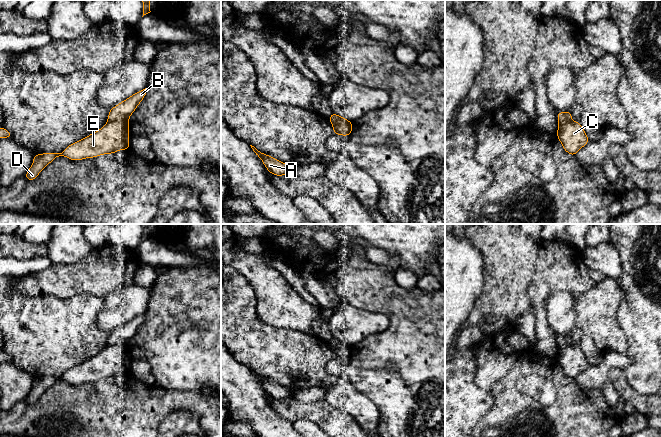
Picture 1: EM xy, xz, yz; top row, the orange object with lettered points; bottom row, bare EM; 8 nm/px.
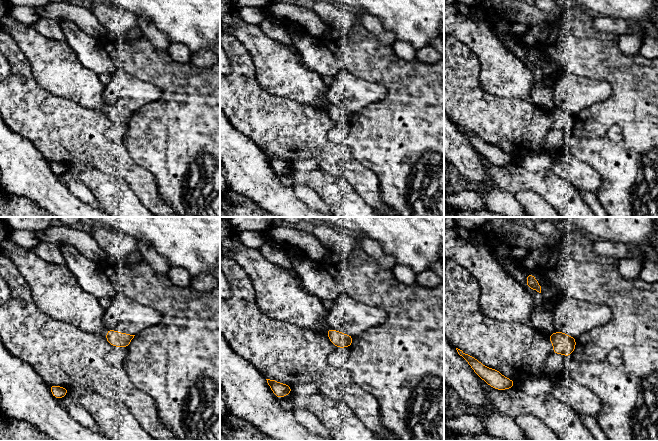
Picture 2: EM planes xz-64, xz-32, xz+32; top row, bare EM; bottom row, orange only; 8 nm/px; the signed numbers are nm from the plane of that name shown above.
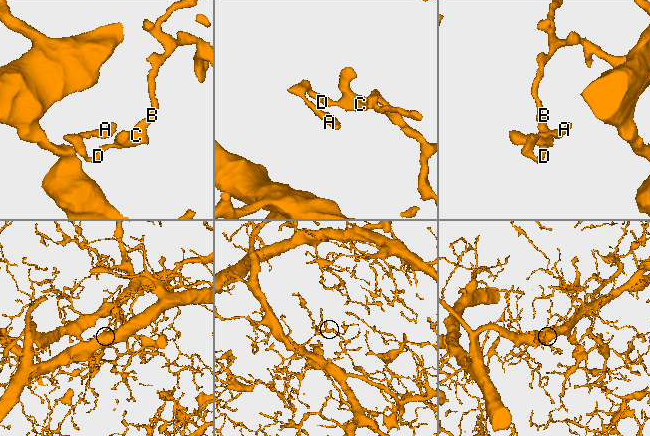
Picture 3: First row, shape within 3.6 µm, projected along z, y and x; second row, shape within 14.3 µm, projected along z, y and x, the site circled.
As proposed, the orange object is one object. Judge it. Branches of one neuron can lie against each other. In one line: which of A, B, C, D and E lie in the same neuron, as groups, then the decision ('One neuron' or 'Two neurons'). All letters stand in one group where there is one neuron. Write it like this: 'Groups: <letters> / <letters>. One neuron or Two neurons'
Groups: A C D E / B. Two neurons

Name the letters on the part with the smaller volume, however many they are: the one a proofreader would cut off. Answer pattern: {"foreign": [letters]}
{"foreign": ["A", "C", "D", "E"]}

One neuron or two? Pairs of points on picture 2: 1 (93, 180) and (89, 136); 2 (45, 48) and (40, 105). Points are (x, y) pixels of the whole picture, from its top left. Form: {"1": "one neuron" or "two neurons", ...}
{"1": "two neurons", "2": "two neurons"}

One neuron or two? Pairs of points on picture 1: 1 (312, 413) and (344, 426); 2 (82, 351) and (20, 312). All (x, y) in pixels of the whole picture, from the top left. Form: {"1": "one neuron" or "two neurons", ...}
{"1": "one neuron", "2": "one neuron"}

